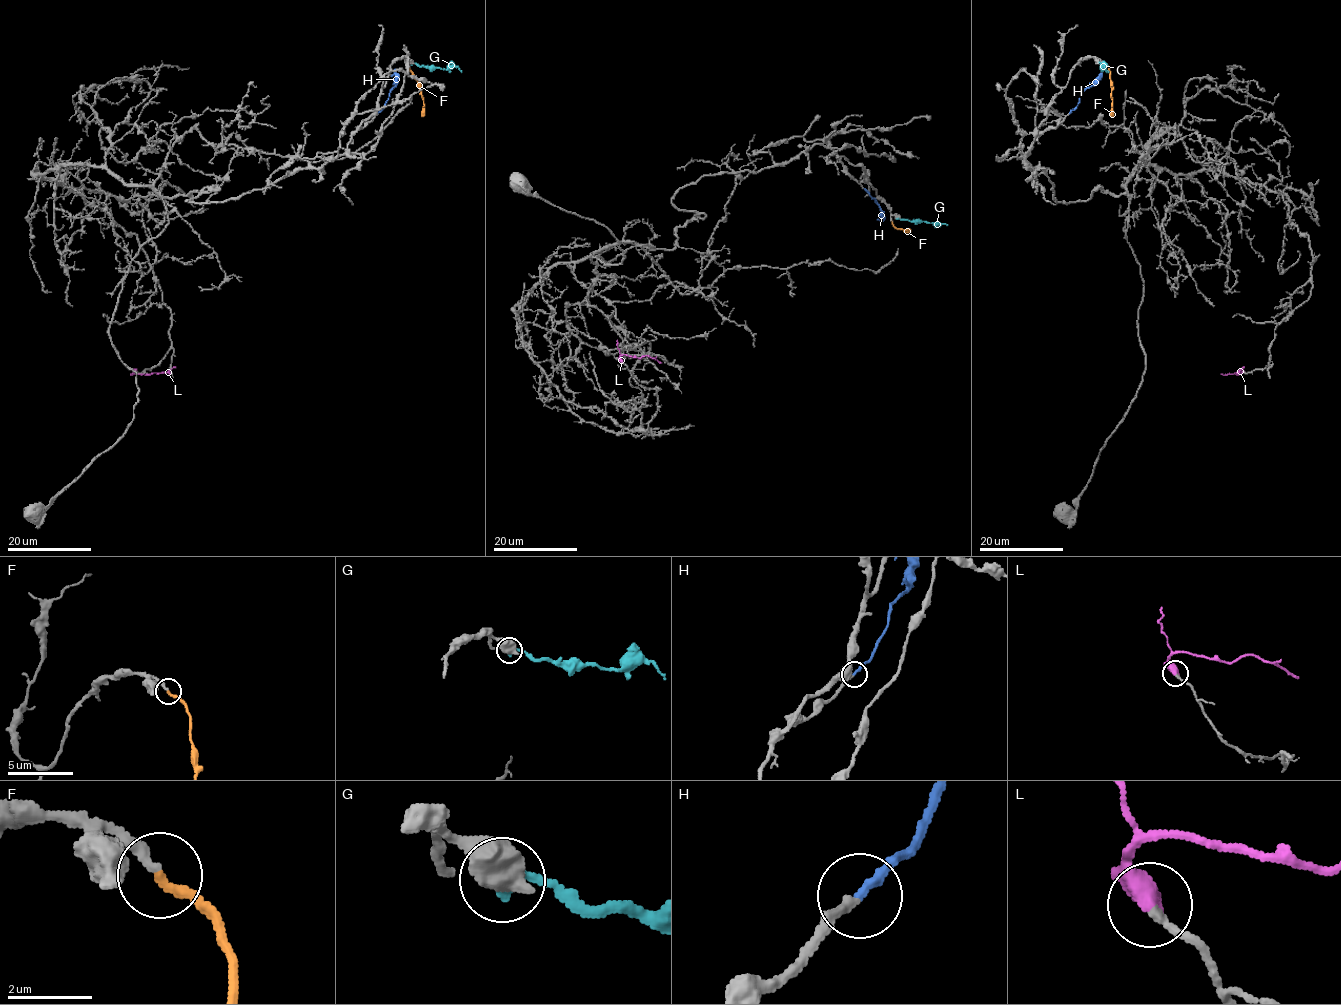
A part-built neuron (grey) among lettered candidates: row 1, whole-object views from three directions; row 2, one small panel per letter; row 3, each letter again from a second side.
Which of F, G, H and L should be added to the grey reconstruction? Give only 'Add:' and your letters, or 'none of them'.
Add: F, H, L

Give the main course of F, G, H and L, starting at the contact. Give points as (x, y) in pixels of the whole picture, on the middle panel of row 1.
F: (891, 222), (896, 227), (908, 229)
G: (897, 219), (947, 225)
H: (864, 188), (880, 206), (880, 222)
L: (621, 362), (622, 354), (637, 357), (649, 355), (661, 363)

